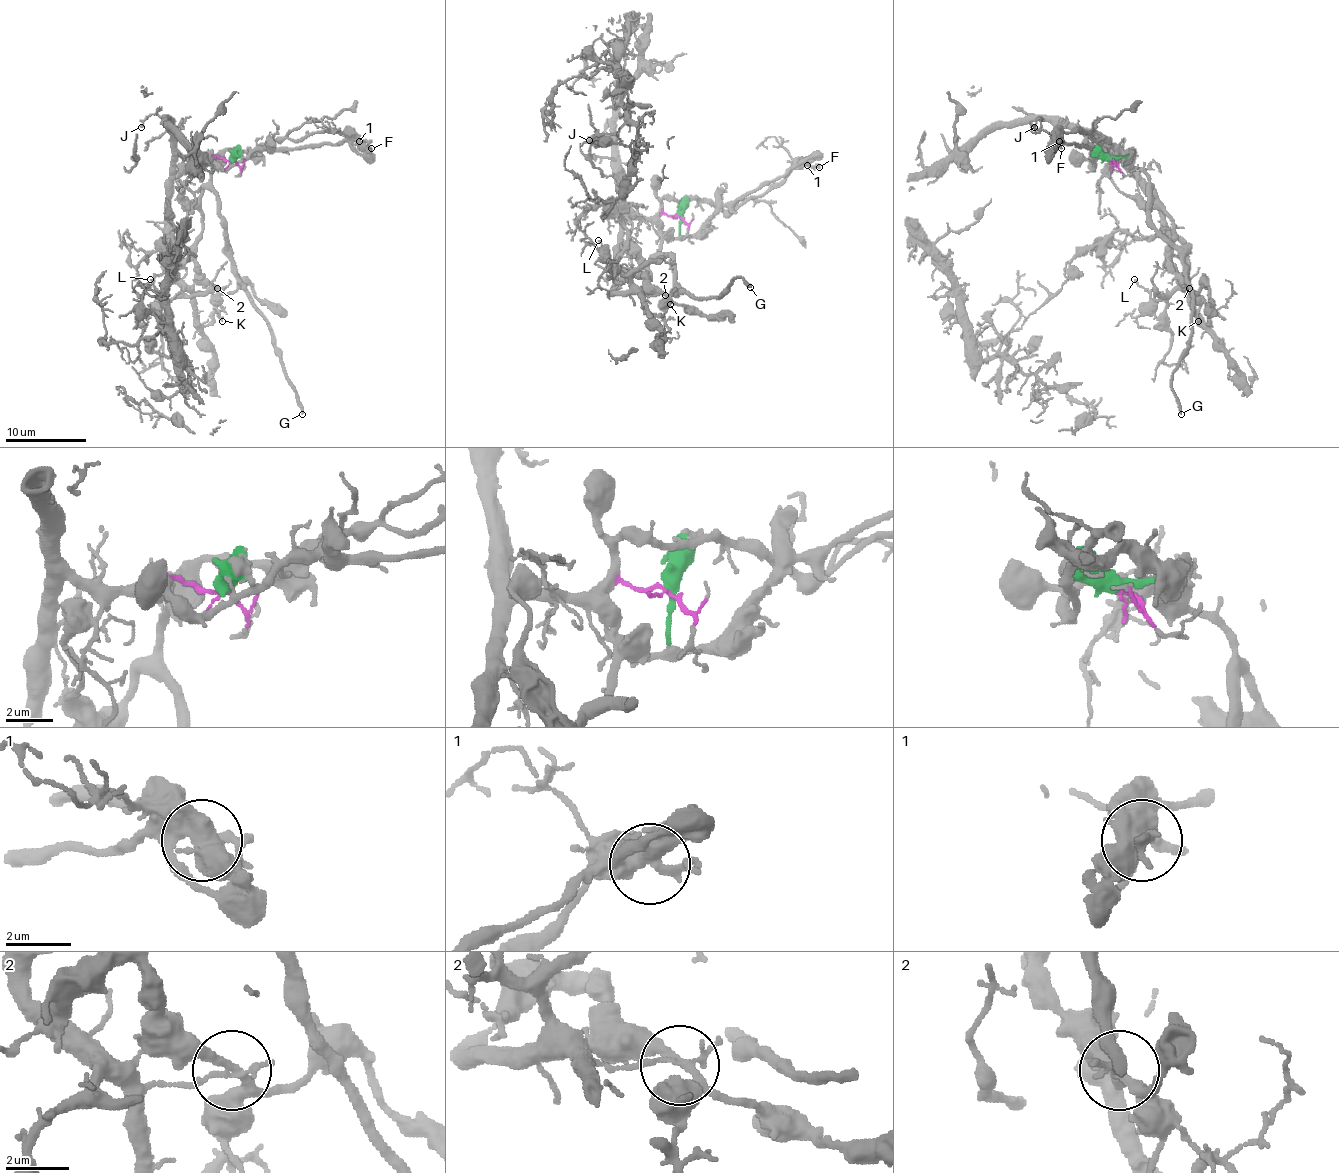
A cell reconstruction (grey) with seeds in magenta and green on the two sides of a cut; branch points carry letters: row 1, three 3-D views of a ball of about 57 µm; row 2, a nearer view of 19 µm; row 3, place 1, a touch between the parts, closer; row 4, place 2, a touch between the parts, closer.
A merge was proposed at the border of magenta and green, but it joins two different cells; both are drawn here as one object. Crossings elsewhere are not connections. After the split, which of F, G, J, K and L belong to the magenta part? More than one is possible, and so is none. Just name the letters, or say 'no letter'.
J, L

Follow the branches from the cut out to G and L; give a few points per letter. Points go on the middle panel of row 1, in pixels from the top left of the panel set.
G: (680, 216), (680, 232), (660, 256), (672, 278), (697, 298), (717, 298), (735, 278), (749, 286)
L: (680, 216), (628, 220), (614, 288), (626, 292), (630, 280), (606, 258), (598, 240)

